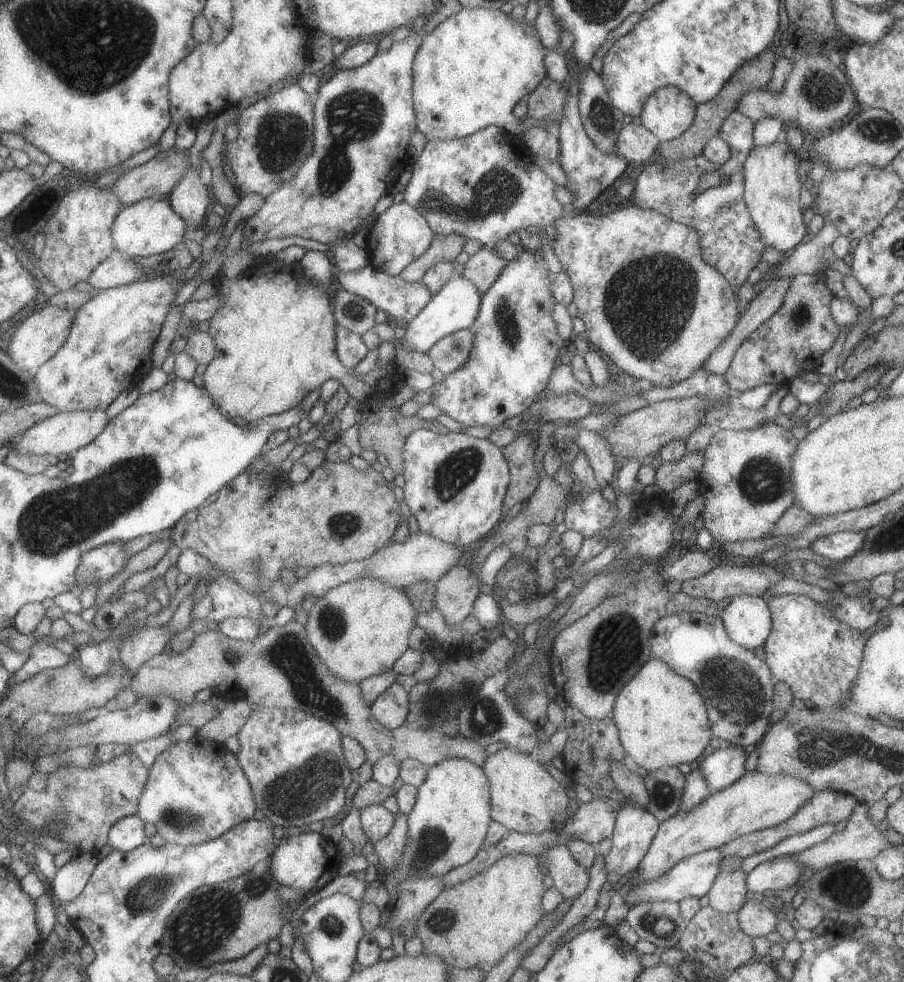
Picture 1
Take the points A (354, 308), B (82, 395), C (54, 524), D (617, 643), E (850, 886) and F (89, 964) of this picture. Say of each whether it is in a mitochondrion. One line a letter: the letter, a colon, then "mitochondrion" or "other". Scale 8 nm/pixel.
A: mitochondrion
B: other
C: mitochondrion
D: mitochondrion
E: mitochondrion
F: other

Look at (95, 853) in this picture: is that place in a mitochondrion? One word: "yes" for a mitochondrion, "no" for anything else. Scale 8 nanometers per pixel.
no

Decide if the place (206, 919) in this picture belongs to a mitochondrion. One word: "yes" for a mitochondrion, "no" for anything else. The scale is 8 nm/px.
yes

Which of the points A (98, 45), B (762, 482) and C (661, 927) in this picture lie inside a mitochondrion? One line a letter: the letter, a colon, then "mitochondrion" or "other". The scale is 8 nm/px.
A: mitochondrion
B: mitochondrion
C: mitochondrion

